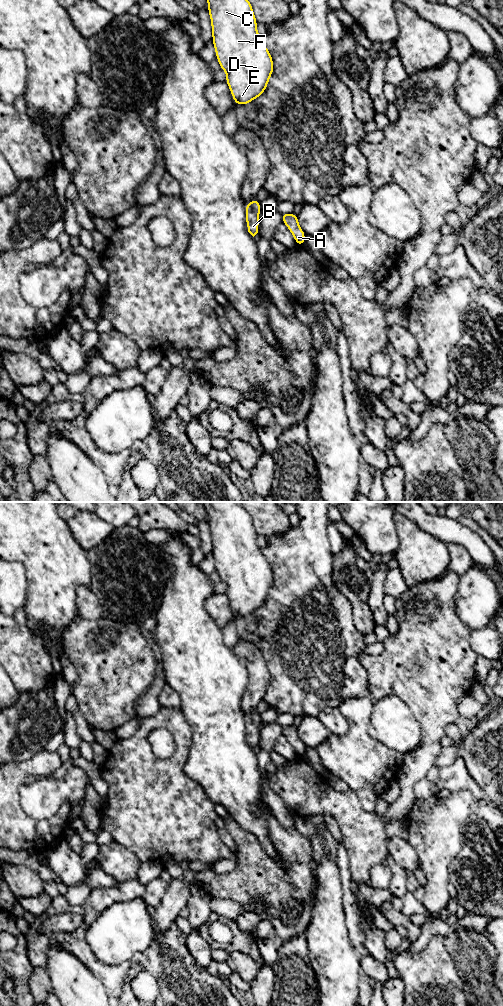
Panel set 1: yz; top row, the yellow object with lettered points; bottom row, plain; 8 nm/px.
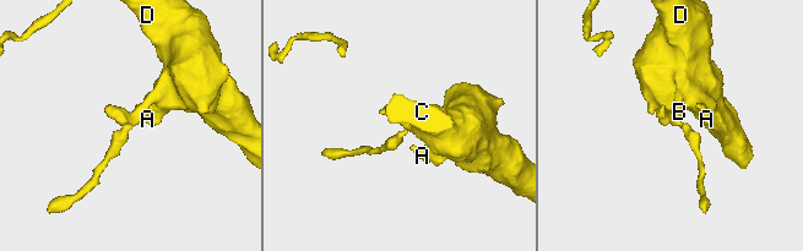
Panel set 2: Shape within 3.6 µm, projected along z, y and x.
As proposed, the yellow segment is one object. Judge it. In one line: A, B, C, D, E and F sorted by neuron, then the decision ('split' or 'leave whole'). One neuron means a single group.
groups A B C D E F; leave whole

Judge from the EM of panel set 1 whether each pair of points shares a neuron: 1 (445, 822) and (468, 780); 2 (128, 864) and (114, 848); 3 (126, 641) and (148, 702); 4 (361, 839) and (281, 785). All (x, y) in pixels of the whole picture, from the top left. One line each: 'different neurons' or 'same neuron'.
1: different neurons
2: same neuron
3: different neurons
4: same neuron

